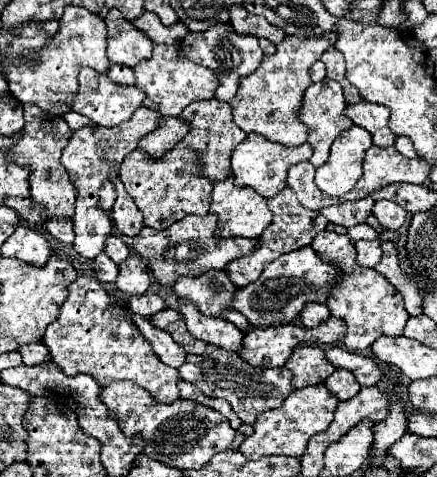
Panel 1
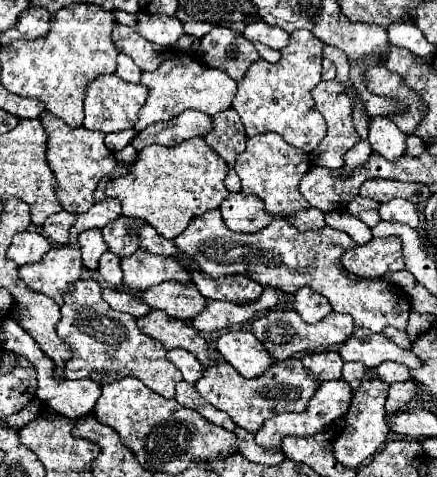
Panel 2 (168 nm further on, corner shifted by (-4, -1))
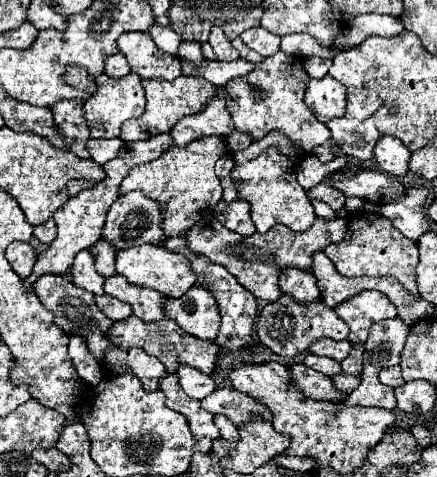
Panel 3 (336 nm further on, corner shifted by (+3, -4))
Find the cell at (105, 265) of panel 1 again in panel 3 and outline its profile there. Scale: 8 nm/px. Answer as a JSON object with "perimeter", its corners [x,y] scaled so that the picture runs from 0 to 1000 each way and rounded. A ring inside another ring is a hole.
{"perimeter":[[[236,499],[208,516],[217,562],[240,583],[263,574],[263,528],[263,516],[254,516],[254,507],[240,507]]]}

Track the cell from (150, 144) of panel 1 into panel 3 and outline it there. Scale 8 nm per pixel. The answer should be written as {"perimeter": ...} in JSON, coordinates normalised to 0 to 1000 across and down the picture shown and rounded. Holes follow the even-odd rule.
{"perimeter":[[[515,180],[497,184],[497,197],[483,205],[483,218],[474,218],[474,231],[460,239],[419,247],[405,256],[405,264],[387,277],[396,285],[396,302],[423,306],[451,289],[465,285],[519,285],[538,273],[529,264],[529,239],[519,231],[519,197]]]}

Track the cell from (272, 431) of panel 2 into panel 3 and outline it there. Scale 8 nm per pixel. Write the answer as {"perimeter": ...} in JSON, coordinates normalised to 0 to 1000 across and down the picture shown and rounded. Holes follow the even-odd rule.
{"perimeter":[[[771,784],[771,788],[762,788],[762,801],[767,801],[767,813],[771,813],[771,818],[799,826],[803,818],[812,818],[812,813],[822,809],[826,788],[789,788],[789,784]]]}

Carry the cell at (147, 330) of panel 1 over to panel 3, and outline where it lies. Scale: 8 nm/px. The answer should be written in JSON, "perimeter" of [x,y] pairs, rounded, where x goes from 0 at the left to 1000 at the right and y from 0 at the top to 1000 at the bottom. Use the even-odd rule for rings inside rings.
{"perimeter":[[[414,767],[405,780],[405,792],[410,792],[410,805],[423,818],[423,826],[446,839],[478,830],[492,818],[492,801],[483,797],[483,788],[455,780],[442,767]]]}

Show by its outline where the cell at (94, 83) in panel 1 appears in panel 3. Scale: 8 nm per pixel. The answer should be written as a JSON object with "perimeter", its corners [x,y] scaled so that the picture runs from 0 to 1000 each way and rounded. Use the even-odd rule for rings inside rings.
{"perimeter":[[[300,151],[286,164],[254,164],[245,155],[222,159],[222,197],[195,214],[195,252],[208,273],[208,289],[268,289],[277,260],[295,247],[323,243],[332,231],[332,193],[323,159]]]}

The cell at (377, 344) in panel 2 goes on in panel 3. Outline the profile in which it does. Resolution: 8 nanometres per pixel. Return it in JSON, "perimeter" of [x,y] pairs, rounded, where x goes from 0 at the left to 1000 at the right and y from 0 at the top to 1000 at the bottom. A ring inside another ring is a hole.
{"perimeter":[[[730,709],[725,717],[716,717],[716,725],[707,725],[707,738],[721,746],[748,746],[762,755],[789,755],[799,746],[803,734],[803,717],[785,713],[785,717],[767,717],[753,709]]]}

